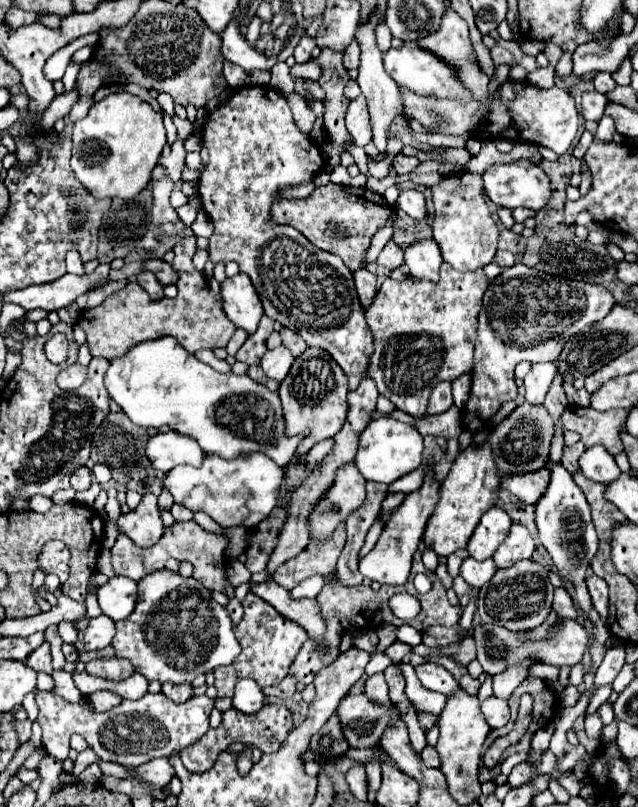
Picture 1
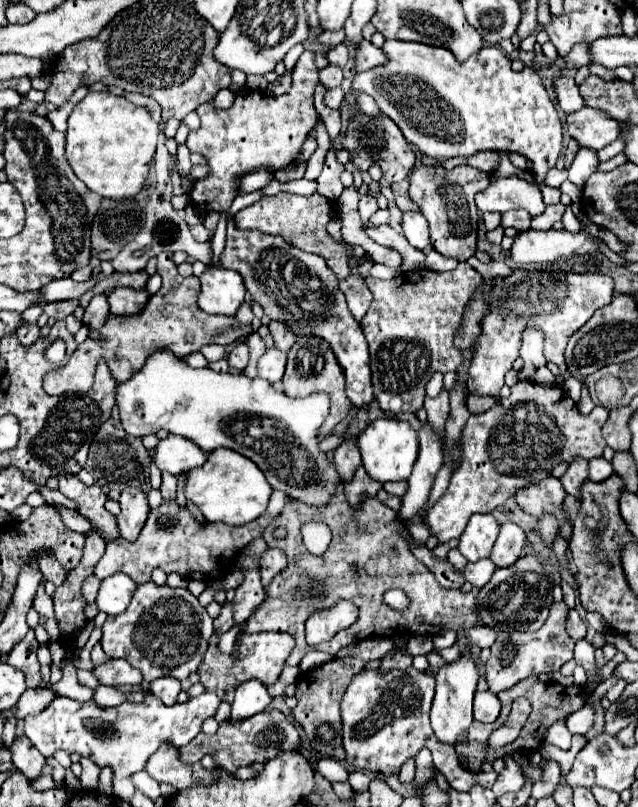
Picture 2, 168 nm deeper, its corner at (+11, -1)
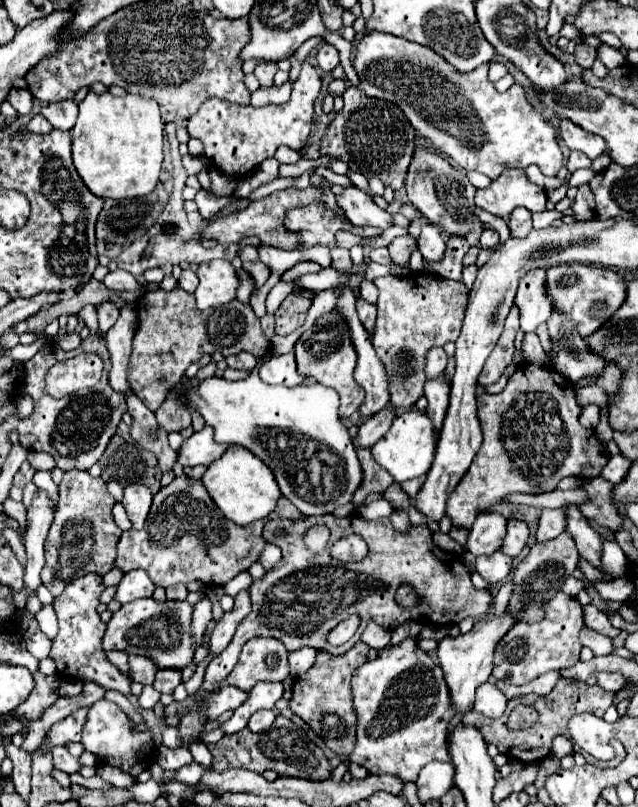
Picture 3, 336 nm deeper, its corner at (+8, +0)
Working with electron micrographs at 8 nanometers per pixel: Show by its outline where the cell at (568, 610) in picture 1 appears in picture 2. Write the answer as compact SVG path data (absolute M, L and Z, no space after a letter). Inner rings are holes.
M571 608L569 610L569 616L567 616L567 632L569 632L569 636L573 638L573 640L579 640L579 638L583 638L585 636L585 622L579 618L579 614L577 614L577 610L575 608Z

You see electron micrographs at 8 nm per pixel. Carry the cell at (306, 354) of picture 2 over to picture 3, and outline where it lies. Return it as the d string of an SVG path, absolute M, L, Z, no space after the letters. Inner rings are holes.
M328 311L316 319L316 323L302 333L296 343L296 361L298 373L316 379L318 383L332 387L340 395L340 417L350 417L364 401L362 387L354 381L356 367L356 351L350 343L350 327L346 327L346 319L336 311Z

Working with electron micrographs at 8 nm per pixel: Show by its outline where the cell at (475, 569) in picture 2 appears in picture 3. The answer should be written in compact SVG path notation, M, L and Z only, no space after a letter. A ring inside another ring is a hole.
M496 551L492 555L482 555L476 559L476 571L494 585L508 579L512 571L512 559L502 551Z

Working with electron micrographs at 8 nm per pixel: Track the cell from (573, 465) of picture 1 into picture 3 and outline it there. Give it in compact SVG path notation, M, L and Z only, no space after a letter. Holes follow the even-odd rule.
M594 477L592 481L584 483L582 487L590 495L590 501L580 505L580 511L584 513L584 517L594 519L602 527L618 531L618 527L622 527L622 515L618 513L618 509L614 507L614 501L612 501L614 485L602 477Z

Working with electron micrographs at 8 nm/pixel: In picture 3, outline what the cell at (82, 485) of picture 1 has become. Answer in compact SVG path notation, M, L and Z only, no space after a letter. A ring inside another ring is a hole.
M66 471L58 485L58 495L56 517L46 539L46 565L42 569L42 583L54 597L58 597L70 581L86 573L106 575L114 567L116 545L122 535L112 519L116 499L106 491L100 477L92 477L88 471Z

